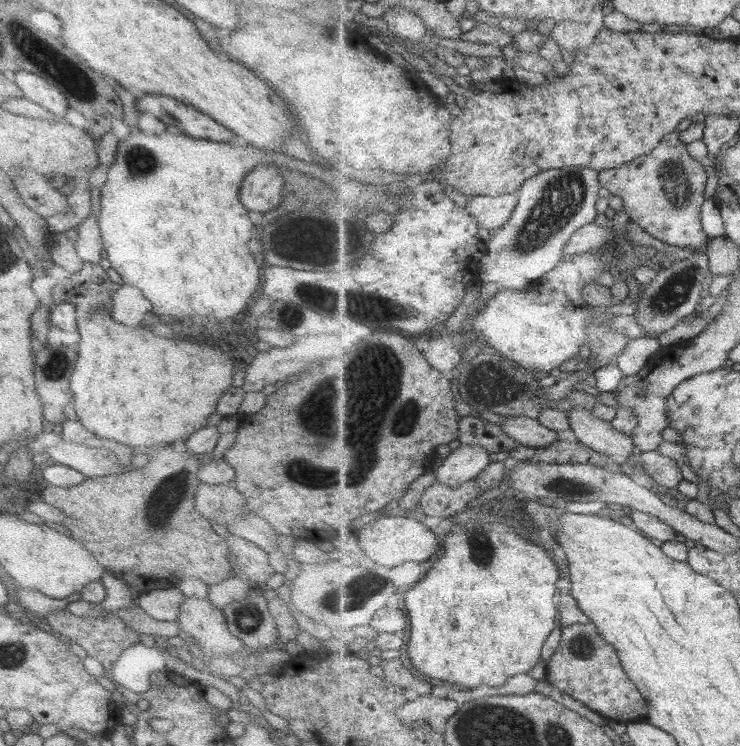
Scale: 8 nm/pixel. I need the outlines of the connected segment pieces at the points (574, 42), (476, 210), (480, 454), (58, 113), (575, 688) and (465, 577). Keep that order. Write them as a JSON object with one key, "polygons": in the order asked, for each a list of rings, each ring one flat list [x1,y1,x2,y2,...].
{"polygons":[[[597,5,591,19,587,22,569,21,556,24,551,32,551,37,558,46,573,54,578,50,589,48,604,27,603,18,607,15,608,9,609,5]],[[520,191,499,196,468,198,467,210,487,230,500,230,511,220,520,201]],[[461,444,436,470,436,482,445,484,453,490,459,489,466,482,476,480,487,470,487,466,492,464,489,454,483,447]],[[15,72,15,84,21,88,21,92,27,100,47,108,51,114,59,119,65,114,68,107,65,96,57,88,49,86,43,78,33,76,29,72]],[[573,624,572,627,561,629,561,644,553,658,548,661,547,680,550,684,562,694,579,700,608,720,627,725,646,720,649,710,647,700,625,674,617,651,609,642,605,642,596,624]],[[470,521,465,524,455,524,444,538,445,554,438,559,427,579,421,580,417,587,408,592,408,607,410,618,410,641,408,644,408,656,412,666,431,678,438,678,444,685,448,683,455,689,467,692,471,688,479,688,481,684,497,688,508,683,510,678,518,674,531,672,542,659,545,643,548,642,549,635,556,629,557,616,559,616,559,603,557,580,559,580,559,568,553,562,550,551,547,548,533,546,531,542,519,537,513,528,503,527,498,523,483,523,482,521]]]}

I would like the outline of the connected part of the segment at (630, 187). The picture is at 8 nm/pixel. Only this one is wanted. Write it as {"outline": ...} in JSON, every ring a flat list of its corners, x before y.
{"outline":[[673,131,645,156,619,168,600,172,600,183,611,195,622,198,624,212,651,237,692,252,705,251,711,240,702,223,702,208,707,186,707,172,700,160,691,156,688,145]]}

